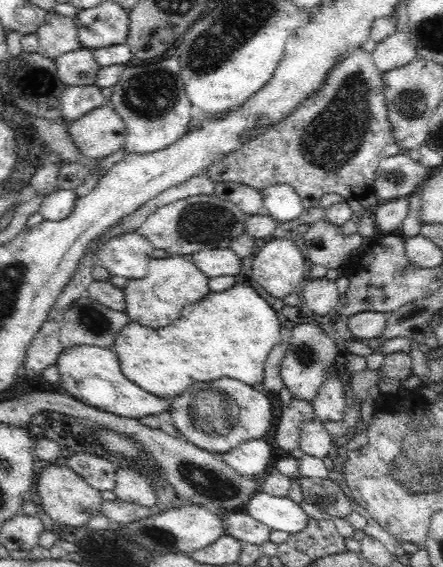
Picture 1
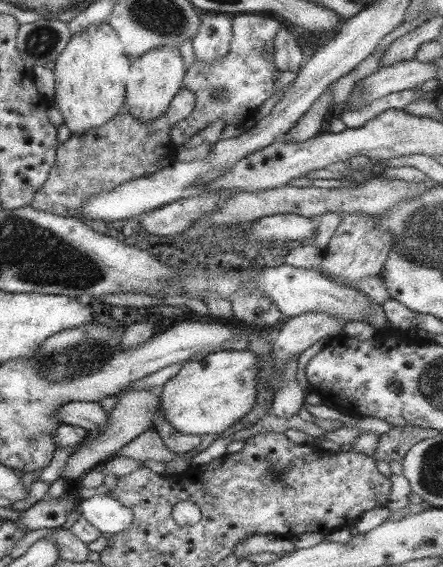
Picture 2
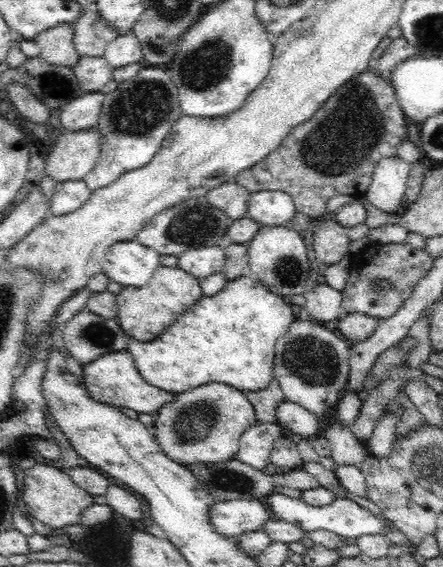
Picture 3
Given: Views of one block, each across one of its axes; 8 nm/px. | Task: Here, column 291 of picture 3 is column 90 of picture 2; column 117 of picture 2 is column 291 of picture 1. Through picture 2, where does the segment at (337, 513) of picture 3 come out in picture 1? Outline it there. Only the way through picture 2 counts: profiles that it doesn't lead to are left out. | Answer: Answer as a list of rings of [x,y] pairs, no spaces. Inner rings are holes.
[[[264,491],[254,494],[244,505],[243,511],[272,531],[288,532],[289,536],[305,530],[309,524],[309,516],[298,503]]]

